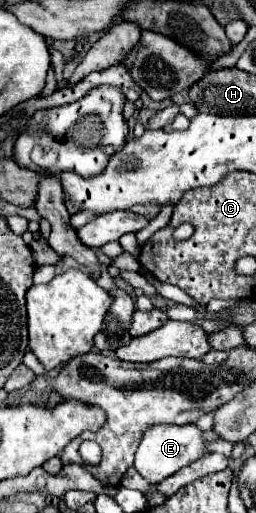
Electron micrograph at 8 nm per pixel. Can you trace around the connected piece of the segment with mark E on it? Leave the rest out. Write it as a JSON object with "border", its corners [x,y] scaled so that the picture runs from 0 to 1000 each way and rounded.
{"border":[[[602,828],[586,840],[563,844],[563,852],[539,867],[531,899],[523,899],[531,918],[594,945],[641,938],[648,930],[664,930],[695,914],[711,914],[711,910],[727,910],[727,906],[742,906],[742,903],[813,887],[813,879],[805,879],[813,860],[789,848],[797,848],[797,840],[773,836],[766,828],[711,828],[711,832]]]}

